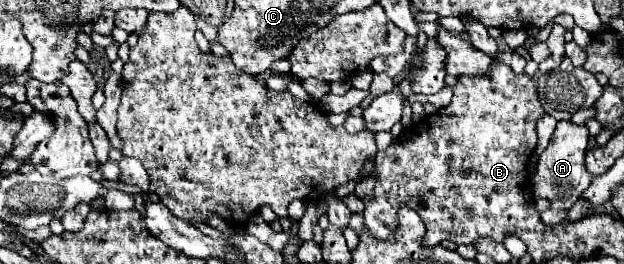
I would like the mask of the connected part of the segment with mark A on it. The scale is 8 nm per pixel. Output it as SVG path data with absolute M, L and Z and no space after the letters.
M559 121L547 149L541 153L541 159L537 163L537 173L531 179L533 193L549 199L551 209L555 211L569 211L573 203L581 197L585 187L589 187L589 183L593 181L593 175L589 175L585 167L587 141L589 141L589 131L585 125L575 125L571 121Z

